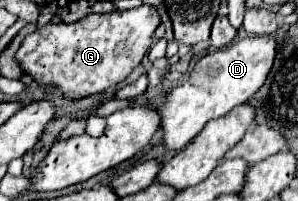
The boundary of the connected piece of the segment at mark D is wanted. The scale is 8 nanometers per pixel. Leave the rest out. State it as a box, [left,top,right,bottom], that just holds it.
[157,36,277,150]

